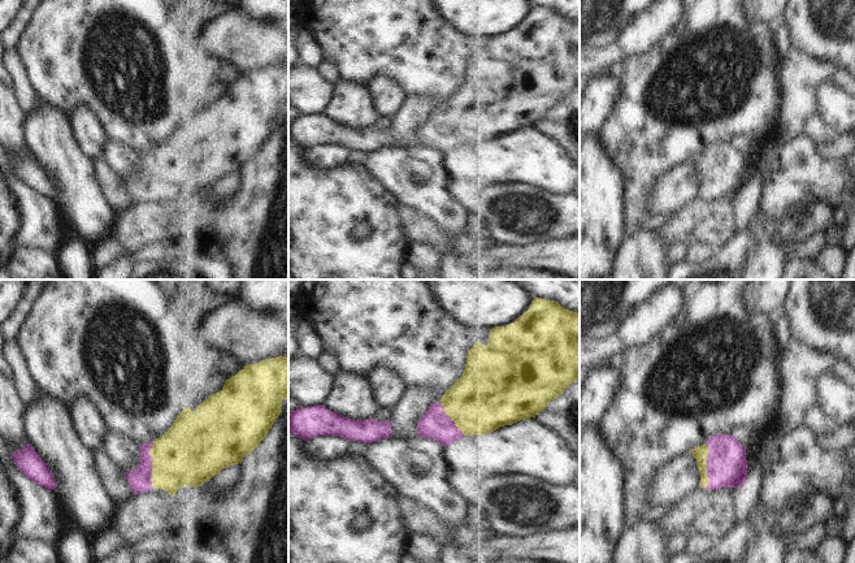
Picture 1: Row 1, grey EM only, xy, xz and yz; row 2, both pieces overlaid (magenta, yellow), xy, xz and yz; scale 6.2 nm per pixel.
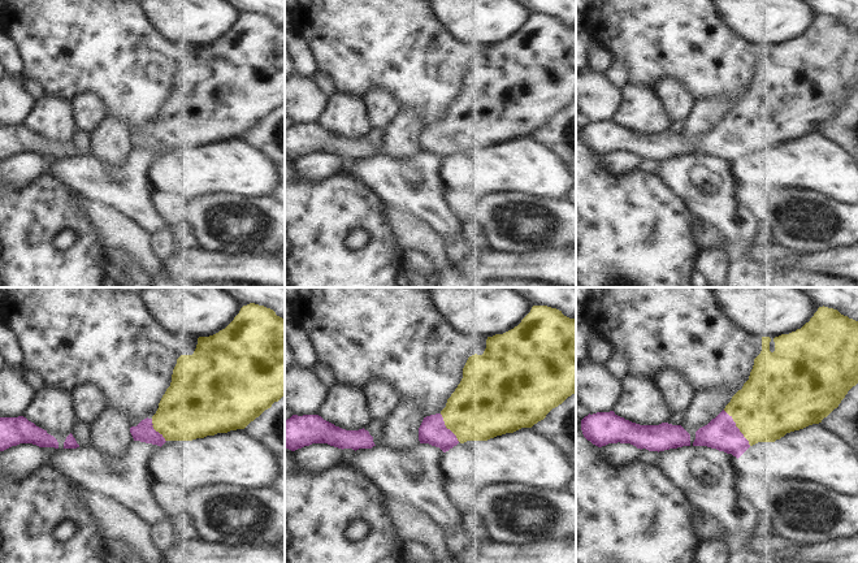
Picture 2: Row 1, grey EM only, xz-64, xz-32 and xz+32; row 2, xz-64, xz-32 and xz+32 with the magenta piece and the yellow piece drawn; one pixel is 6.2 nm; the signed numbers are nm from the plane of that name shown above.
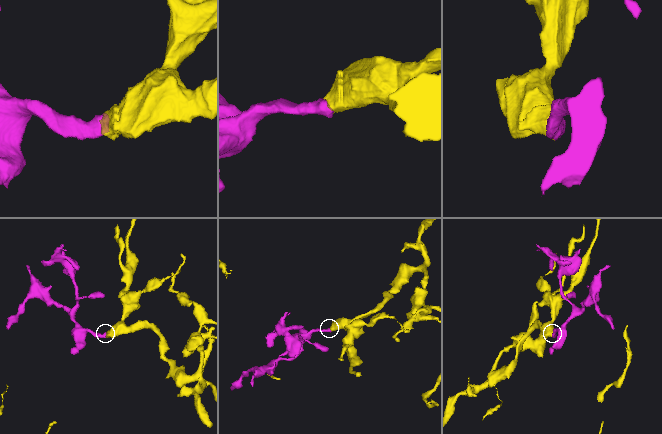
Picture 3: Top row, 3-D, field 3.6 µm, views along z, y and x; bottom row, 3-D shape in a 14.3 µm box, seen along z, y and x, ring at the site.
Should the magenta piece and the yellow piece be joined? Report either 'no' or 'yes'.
yes

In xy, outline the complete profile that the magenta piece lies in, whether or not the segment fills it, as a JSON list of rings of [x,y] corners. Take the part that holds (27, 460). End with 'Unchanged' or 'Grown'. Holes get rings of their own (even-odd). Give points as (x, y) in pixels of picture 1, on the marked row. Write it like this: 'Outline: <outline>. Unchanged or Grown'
Outline: [[[27,443],[22,450],[12,454],[12,456],[14,464],[27,478],[49,489],[51,491],[56,489],[57,484],[52,471],[30,443]]]. Unchanged.

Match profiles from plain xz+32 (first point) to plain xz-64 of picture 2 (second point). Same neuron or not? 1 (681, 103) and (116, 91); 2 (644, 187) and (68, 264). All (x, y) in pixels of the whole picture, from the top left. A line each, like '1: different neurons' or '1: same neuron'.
1: different neurons
2: same neuron

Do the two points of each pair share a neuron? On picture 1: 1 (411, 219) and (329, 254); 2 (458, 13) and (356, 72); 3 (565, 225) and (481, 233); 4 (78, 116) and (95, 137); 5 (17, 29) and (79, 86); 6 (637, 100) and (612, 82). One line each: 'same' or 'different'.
1: different
2: different
3: different
4: same
5: different
6: different

